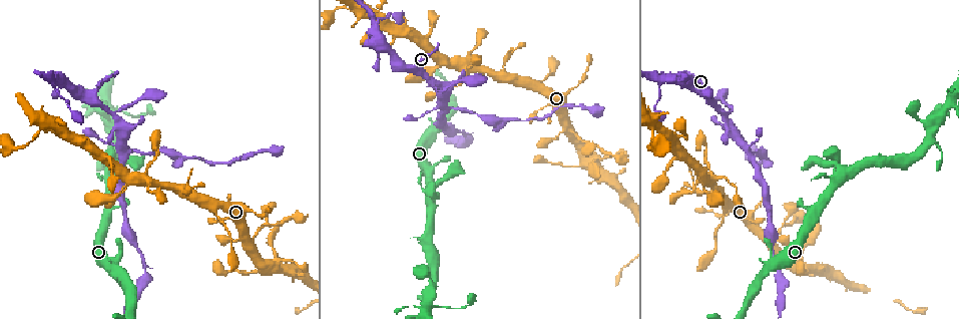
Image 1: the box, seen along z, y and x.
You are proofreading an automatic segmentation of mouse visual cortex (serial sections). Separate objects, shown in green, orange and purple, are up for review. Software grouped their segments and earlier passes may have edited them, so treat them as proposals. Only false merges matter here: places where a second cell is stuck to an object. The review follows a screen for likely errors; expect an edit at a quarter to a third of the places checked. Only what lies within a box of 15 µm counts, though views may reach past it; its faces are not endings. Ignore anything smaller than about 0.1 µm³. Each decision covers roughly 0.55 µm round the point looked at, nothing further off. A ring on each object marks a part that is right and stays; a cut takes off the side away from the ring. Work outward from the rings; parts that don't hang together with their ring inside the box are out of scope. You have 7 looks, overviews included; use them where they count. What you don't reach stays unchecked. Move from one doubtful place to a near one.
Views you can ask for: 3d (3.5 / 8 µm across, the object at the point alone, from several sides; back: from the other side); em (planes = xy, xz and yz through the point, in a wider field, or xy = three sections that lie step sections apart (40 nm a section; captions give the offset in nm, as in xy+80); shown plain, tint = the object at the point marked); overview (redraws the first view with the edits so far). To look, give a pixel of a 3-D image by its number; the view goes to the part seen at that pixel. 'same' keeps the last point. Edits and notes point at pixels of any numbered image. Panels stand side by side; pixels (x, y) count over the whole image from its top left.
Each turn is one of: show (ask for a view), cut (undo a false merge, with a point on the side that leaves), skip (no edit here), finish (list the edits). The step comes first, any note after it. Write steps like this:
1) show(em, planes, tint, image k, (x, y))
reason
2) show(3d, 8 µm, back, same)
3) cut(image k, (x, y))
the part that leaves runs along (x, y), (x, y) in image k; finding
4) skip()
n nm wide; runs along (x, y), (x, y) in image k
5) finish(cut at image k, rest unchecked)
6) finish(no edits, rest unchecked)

show(3d, 3.5 µm, image 1, (432, 81))
side arm on a straight run

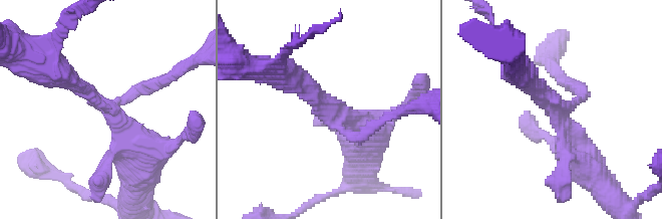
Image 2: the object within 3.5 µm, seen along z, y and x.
show(em, xy, step 1, tint, image 2, (554, 104))
shape alone is not enough

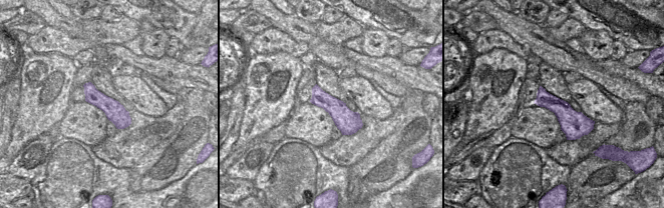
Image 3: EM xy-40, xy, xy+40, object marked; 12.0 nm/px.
skip()
arms of 150, 300, 350 nm; runs along (86, 86), (123, 120), (128, 121) in image 3; continuous, no second cell

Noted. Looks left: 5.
show(3d, 3.5 µm, image 1, (122, 149))
abrupt turn

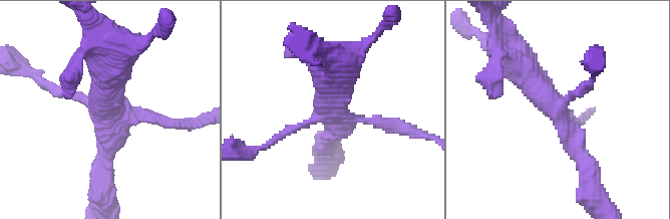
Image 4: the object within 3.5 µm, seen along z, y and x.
skip()
all the same cell

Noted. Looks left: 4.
show(3d, 8 µm, image 1, (729, 205))
thin arm on a thick one

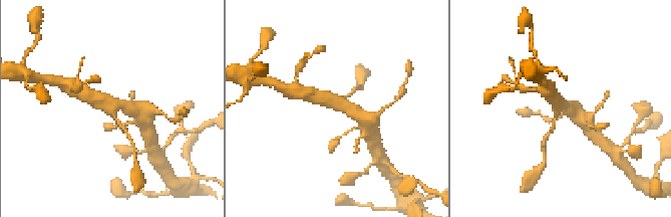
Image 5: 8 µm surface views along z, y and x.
show(3d, 3.5 µm, image 5, (562, 102))

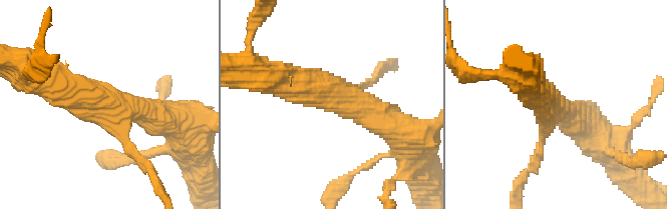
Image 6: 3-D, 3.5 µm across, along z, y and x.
show(em, xy, step 2, tint, image 6, (345, 100))
3 arms; arms of 150, 500, 500 nm

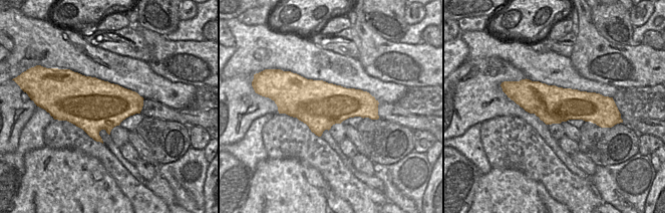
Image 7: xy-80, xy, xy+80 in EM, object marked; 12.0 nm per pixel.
skip()
550 nm wide; runs along (400, 131), (338, 95), (286, 82) in image 6; all the same cell

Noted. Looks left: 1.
finish(no edits, rest unchecked)

